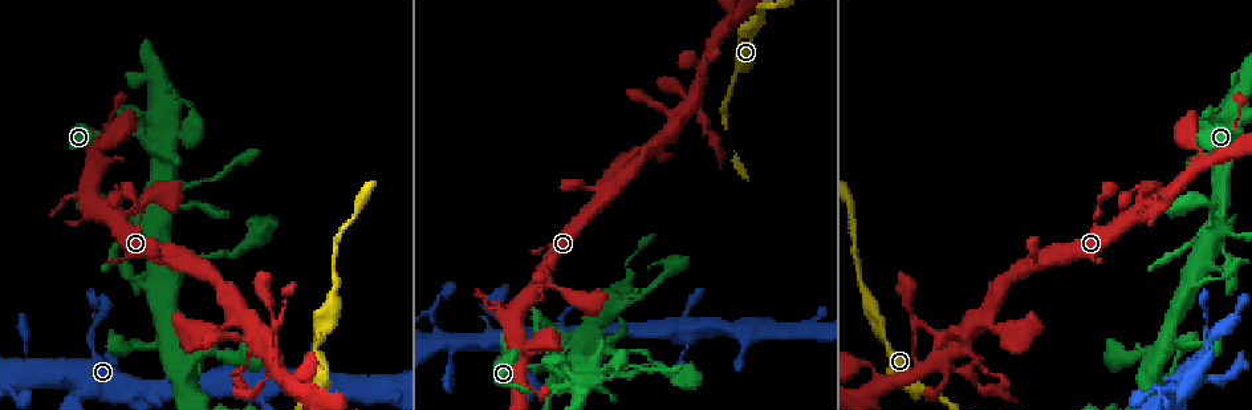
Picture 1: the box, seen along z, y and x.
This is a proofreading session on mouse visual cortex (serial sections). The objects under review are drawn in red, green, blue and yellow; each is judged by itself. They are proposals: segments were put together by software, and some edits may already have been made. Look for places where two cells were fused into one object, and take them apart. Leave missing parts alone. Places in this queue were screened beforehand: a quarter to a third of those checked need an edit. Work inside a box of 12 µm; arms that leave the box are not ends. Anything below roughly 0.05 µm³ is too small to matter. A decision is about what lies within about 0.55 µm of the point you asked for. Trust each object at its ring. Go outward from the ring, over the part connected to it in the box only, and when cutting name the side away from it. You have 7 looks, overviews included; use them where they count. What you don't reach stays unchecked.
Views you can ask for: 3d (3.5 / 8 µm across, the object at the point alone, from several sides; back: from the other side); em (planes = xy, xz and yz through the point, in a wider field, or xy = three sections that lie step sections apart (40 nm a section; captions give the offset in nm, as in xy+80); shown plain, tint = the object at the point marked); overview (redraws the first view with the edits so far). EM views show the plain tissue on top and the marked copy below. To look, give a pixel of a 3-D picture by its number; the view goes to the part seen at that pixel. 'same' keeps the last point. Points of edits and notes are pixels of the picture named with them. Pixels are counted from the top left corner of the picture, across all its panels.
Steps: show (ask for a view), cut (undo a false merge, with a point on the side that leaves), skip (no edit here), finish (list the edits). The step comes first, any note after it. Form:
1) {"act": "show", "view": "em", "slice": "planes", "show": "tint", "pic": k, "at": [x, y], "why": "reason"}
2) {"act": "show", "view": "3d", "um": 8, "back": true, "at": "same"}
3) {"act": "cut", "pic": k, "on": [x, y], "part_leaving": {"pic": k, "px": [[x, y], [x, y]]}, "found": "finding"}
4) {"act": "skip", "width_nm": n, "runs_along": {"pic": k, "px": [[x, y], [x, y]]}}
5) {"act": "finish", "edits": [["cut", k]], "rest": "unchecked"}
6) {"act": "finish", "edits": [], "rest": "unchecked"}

{"act": "show", "view": "3d", "um": 3.5, "pic": 1, "at": [117, 219], "why": "narrows sharply"}

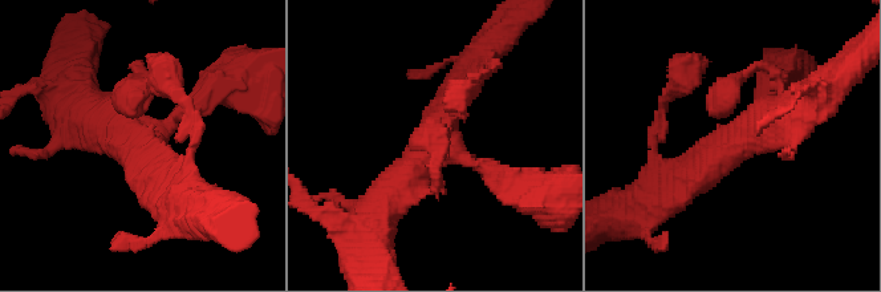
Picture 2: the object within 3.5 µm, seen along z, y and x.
{"act": "show", "view": "em", "slice": "xy", "step": 1, "show": "tint", "pic": 2, "at": [733, 142]}

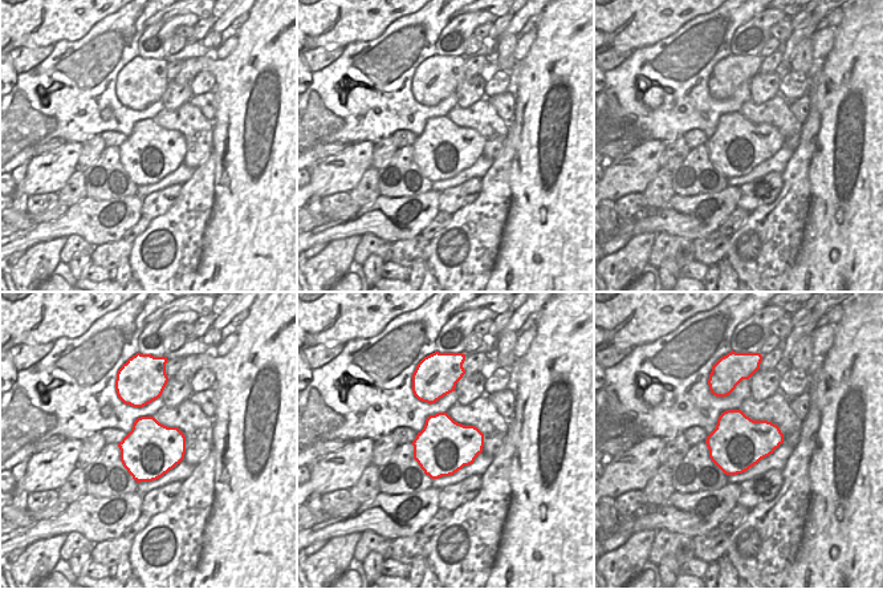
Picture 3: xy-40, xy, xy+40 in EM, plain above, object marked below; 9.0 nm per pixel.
{"act": "skip", "width_nm": 500, "runs_along": {"pic": 2, "px": [[670, 199], [748, 125], [790, 109]]}, "found": "continuous, no second cell"}

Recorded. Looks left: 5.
{"act": "show", "view": "3d", "um": 3.5, "pic": 1, "at": [1215, 339], "why": "sudden change in width"}

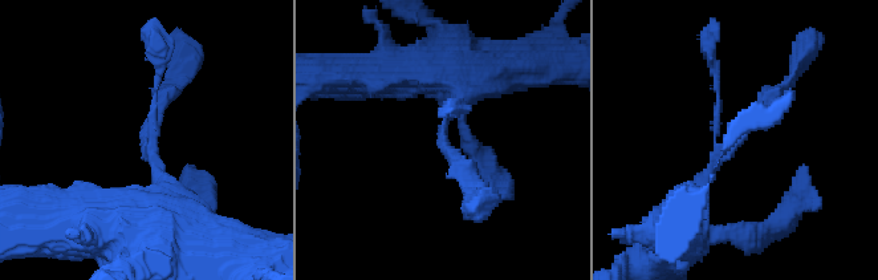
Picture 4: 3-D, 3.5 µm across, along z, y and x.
{"act": "show", "view": "em", "slice": "xy", "step": 2, "show": "tint", "pic": 4, "at": [147, 134]}

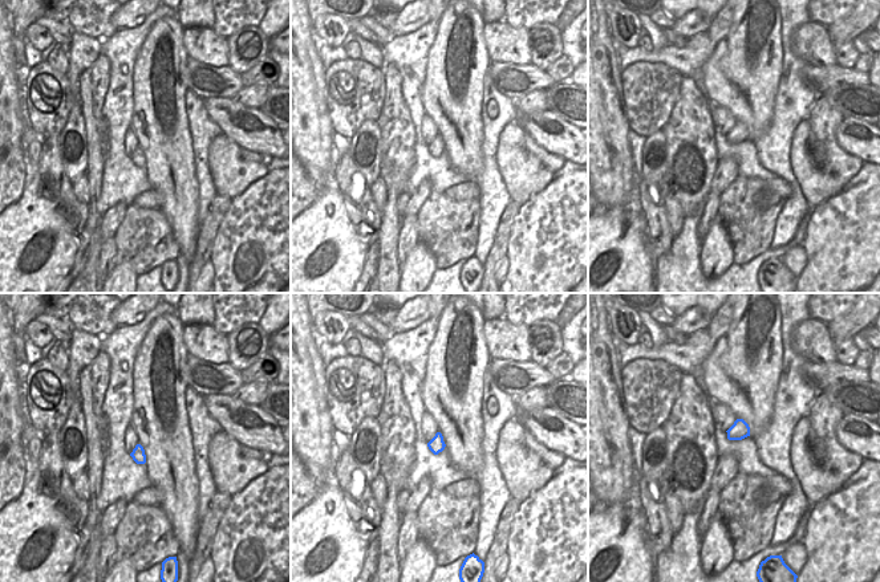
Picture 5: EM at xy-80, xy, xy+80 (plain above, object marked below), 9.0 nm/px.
{"act": "skip", "found": "one cell here"}

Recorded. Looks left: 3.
{"act": "show", "view": "3d", "um": 8, "pic": 1, "at": [189, 184], "why": "thin neck"}

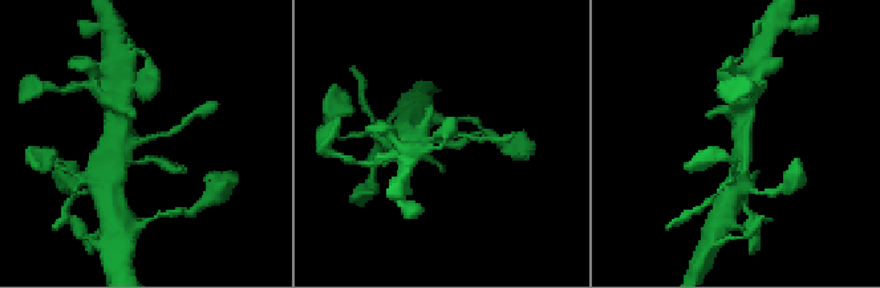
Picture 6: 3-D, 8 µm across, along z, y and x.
{"act": "show", "view": "em", "slice": "xy", "step": 5, "show": "tint", "pic": 6, "at": [148, 141], "why": "now the EM"}

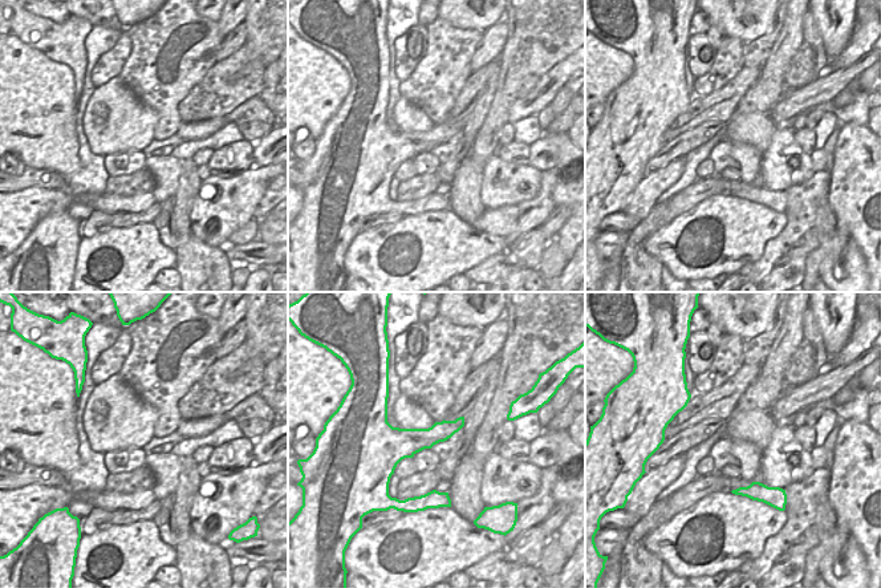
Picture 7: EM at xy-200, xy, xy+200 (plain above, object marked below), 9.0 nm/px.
{"act": "skip", "width_nm": 240, "runs_along": {"pic": 6, "px": [[422, 144], [459, 134], [479, 140]]}, "found": "continuous, no second cell"}

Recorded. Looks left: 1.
{"act": "finish", "edits": [], "rest": "unchecked"}

